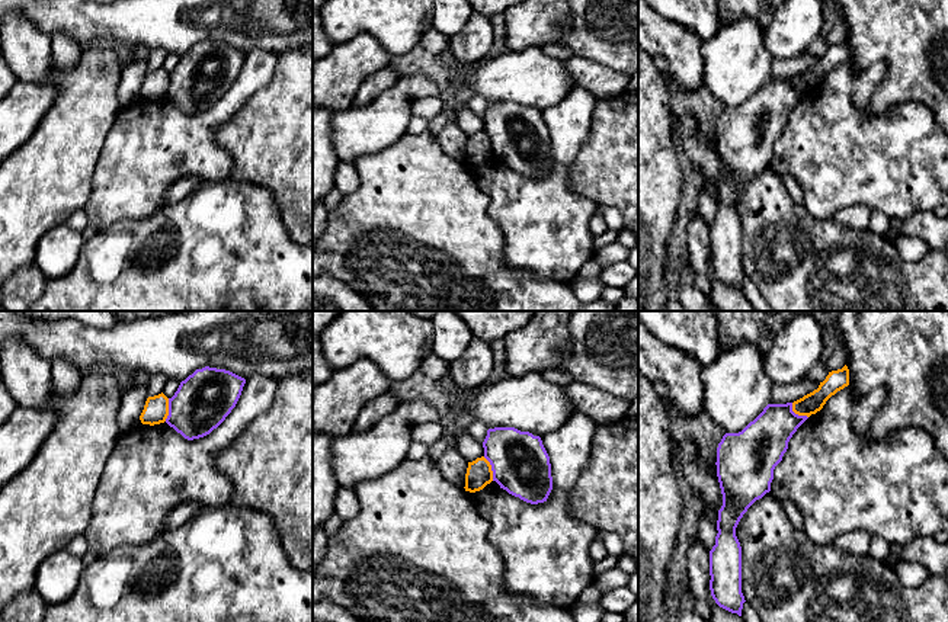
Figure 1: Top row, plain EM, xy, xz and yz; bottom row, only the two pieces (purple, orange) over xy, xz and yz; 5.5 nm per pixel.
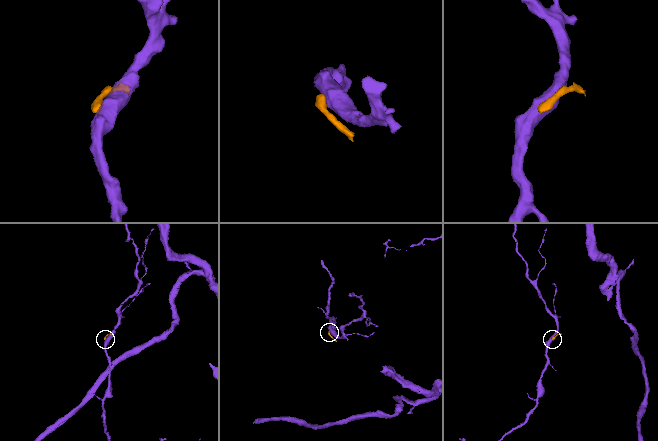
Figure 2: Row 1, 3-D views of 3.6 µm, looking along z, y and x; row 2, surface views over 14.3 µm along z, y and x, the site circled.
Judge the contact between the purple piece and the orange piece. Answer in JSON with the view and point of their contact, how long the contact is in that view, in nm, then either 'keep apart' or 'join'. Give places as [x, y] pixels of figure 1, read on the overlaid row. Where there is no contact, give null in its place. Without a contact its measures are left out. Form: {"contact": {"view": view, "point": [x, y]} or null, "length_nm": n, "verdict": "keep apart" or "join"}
{"contact": {"view": "xz", "point": [492, 468]}, "length_nm": 150, "verdict": "join"}

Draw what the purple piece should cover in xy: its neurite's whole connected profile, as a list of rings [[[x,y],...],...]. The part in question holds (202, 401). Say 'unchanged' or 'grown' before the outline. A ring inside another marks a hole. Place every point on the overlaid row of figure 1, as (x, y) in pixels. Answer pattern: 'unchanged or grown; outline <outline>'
unchanged; outline [[[196,369],[169,398],[166,423],[188,440],[204,437],[231,413],[244,384],[244,378],[225,369]]]

